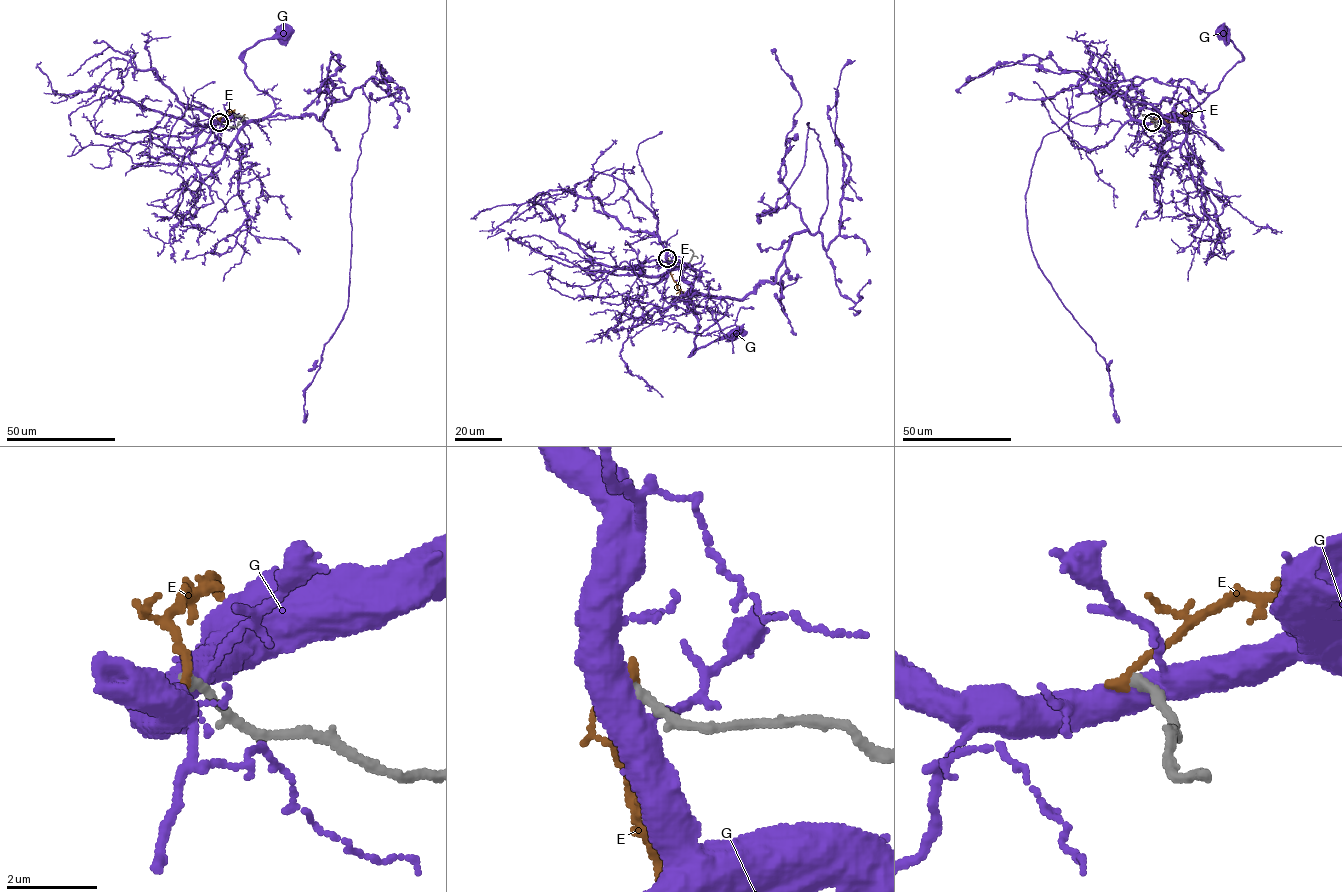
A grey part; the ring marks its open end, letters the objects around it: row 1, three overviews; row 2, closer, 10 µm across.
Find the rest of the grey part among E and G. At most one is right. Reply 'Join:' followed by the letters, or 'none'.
Join: none

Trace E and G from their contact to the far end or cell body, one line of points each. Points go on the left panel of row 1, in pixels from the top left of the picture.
E: (219, 122), (221, 117), (224, 122), (228, 120), (233, 111), (234, 117), (231, 117)
G: (220, 122), (234, 115), (258, 120), (275, 109), (274, 100), (247, 75), (243, 54), (263, 40), (282, 36)

